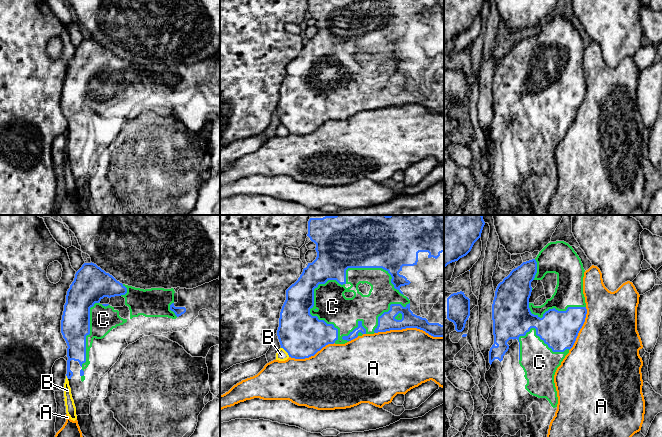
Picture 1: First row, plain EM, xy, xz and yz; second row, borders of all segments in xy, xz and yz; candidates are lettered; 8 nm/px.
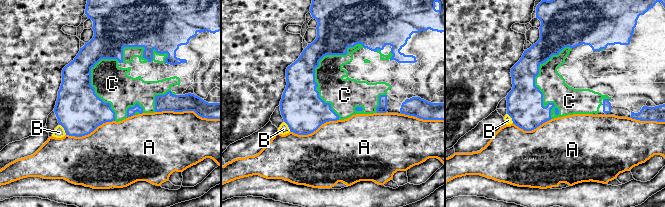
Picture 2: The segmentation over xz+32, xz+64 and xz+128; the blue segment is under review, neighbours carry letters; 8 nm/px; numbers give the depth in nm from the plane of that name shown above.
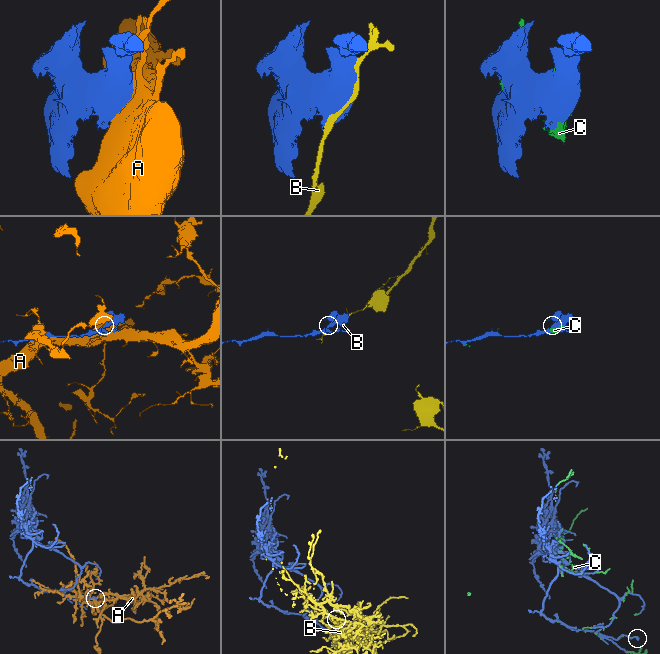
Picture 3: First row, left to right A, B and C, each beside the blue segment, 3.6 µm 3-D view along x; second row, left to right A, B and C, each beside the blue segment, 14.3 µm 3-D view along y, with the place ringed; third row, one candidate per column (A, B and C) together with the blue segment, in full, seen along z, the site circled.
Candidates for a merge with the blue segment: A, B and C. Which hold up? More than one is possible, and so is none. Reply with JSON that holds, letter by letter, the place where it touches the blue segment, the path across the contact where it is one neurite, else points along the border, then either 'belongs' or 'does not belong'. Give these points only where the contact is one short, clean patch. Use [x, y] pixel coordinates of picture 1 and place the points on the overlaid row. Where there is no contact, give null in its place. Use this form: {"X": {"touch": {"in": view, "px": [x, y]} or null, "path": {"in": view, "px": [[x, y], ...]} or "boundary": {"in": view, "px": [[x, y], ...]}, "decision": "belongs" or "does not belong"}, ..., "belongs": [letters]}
{"A": {"touch": {"in": "xz", "px": [409, 327]}, "decision": "does not belong"}, "B": {"touch": {"in": "xz", "px": [286, 351]}, "decision": "does not belong"}, "C": {"touch": {"in": "xz", "px": [345, 271]}, "decision": "belongs"}, "belongs": ["C"]}

